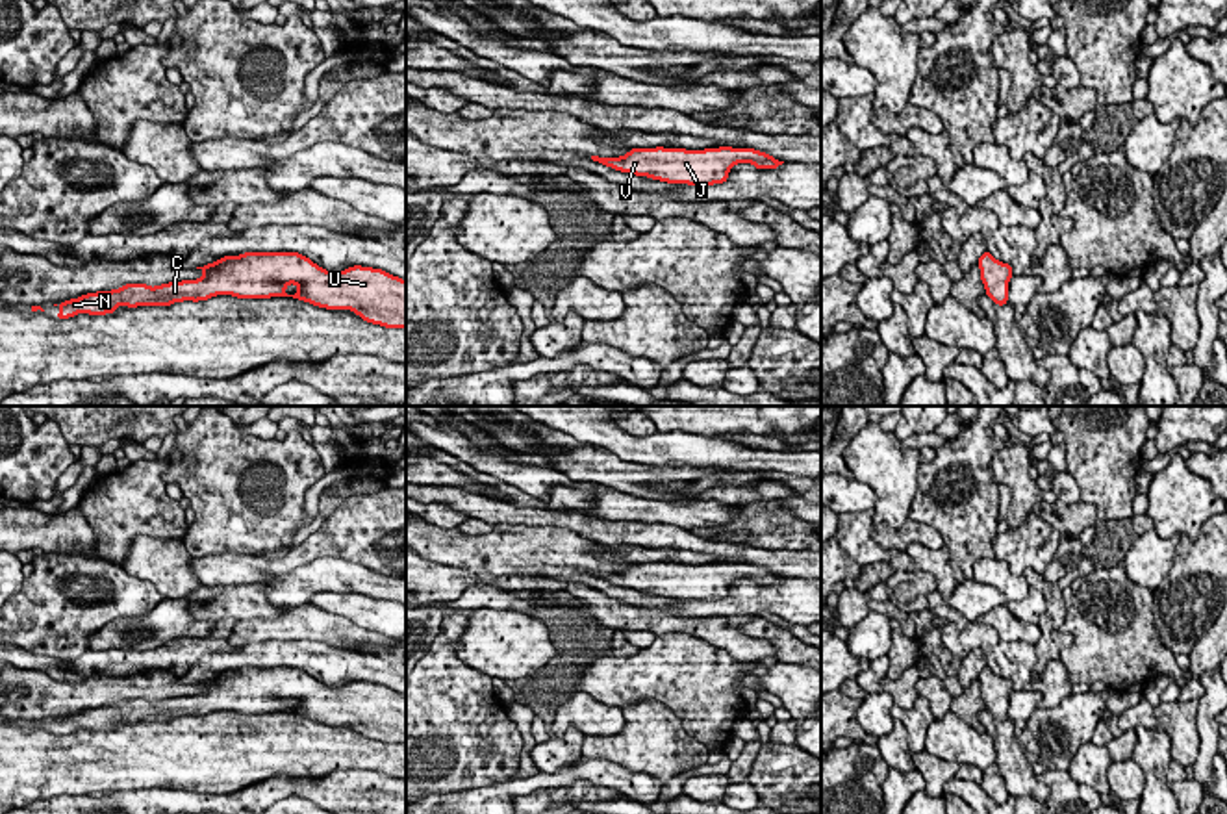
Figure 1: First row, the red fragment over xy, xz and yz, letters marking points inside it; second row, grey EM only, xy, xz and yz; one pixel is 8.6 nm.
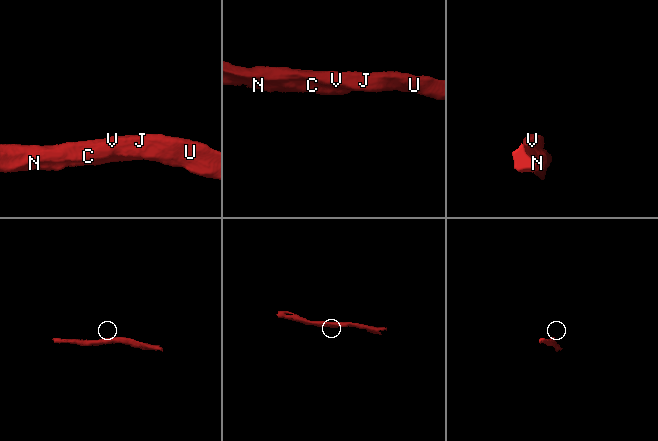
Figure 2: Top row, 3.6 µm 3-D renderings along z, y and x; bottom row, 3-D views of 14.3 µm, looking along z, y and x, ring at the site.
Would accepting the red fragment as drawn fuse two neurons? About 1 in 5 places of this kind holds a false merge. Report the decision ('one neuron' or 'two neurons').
one neuron

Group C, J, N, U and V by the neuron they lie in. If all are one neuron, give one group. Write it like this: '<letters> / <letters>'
C J N U V

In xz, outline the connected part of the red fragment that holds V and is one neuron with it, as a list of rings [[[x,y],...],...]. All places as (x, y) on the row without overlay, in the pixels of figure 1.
[[[632,564],[619,573],[591,571],[606,582],[621,588],[647,591],[667,599],[714,601],[728,595],[728,588],[736,579],[751,579],[756,584],[777,584],[784,577],[754,564]]]

